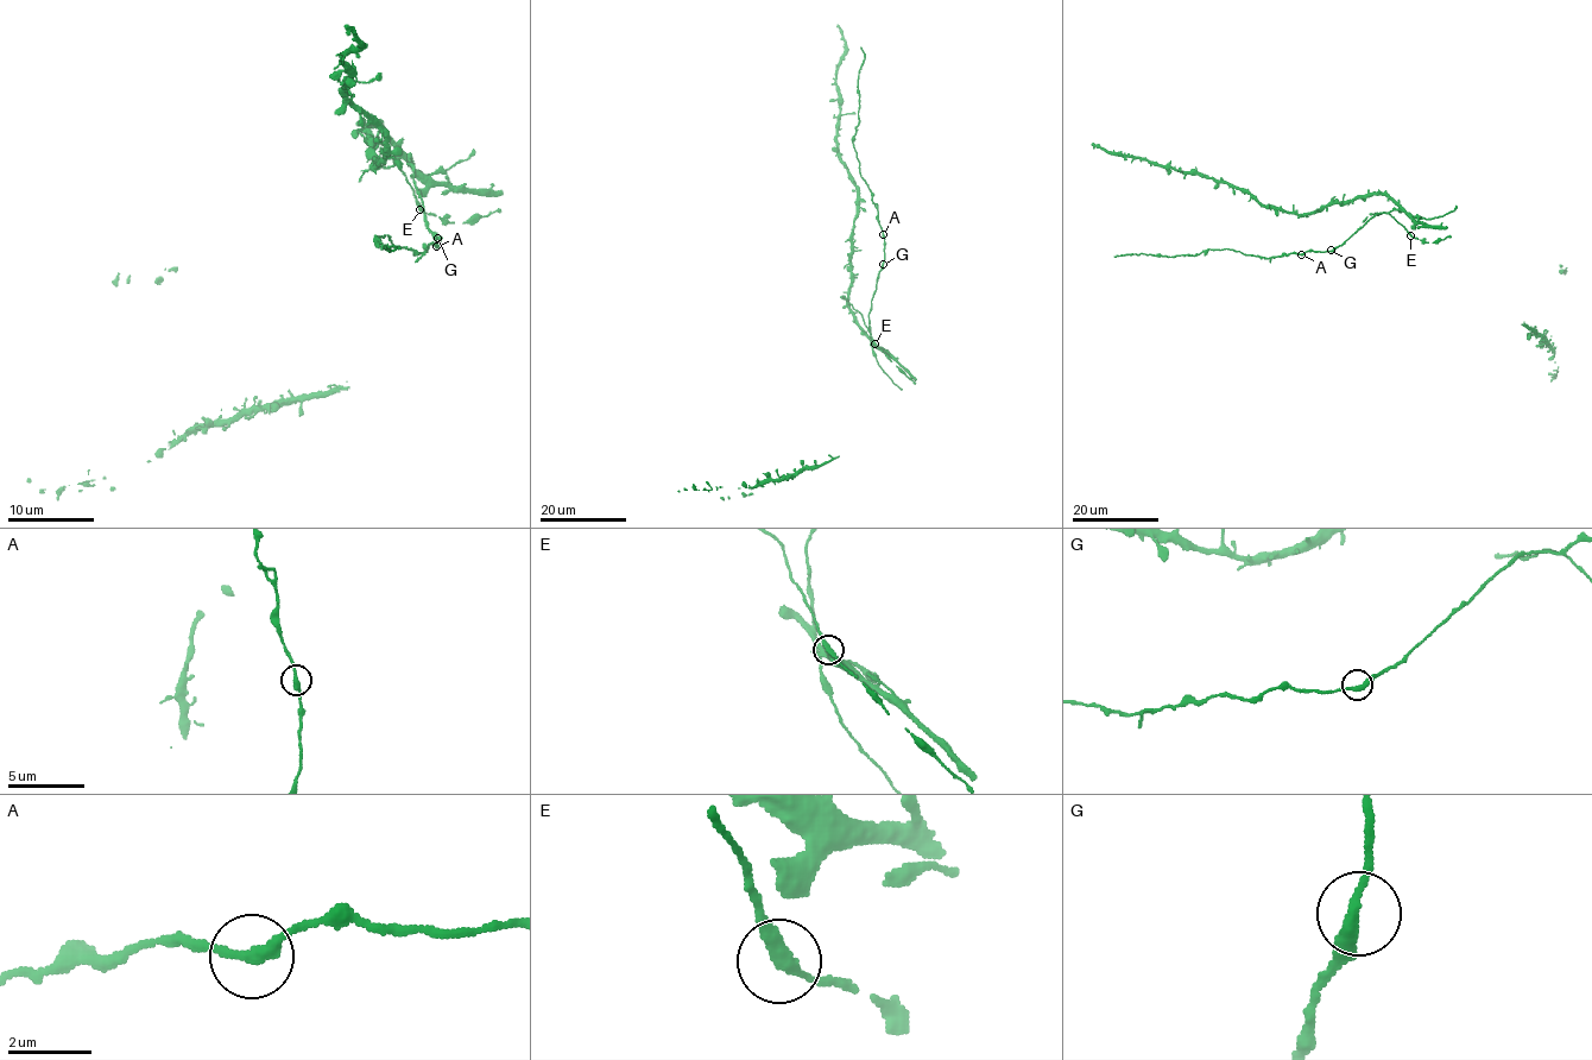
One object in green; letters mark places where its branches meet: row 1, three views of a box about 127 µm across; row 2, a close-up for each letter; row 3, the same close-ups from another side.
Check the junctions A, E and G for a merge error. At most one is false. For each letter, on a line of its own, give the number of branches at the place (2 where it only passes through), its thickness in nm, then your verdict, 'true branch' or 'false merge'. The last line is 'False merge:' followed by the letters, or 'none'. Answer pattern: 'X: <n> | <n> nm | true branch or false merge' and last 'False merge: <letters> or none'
A: 2 | 280 nm | true branch
E: 2 | 280 nm | true branch
G: 2 | 280 nm | true branch
False merge: none

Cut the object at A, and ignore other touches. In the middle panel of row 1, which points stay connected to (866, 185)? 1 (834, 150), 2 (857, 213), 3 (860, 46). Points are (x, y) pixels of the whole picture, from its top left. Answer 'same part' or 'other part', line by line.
1: other part
2: other part
3: same part

